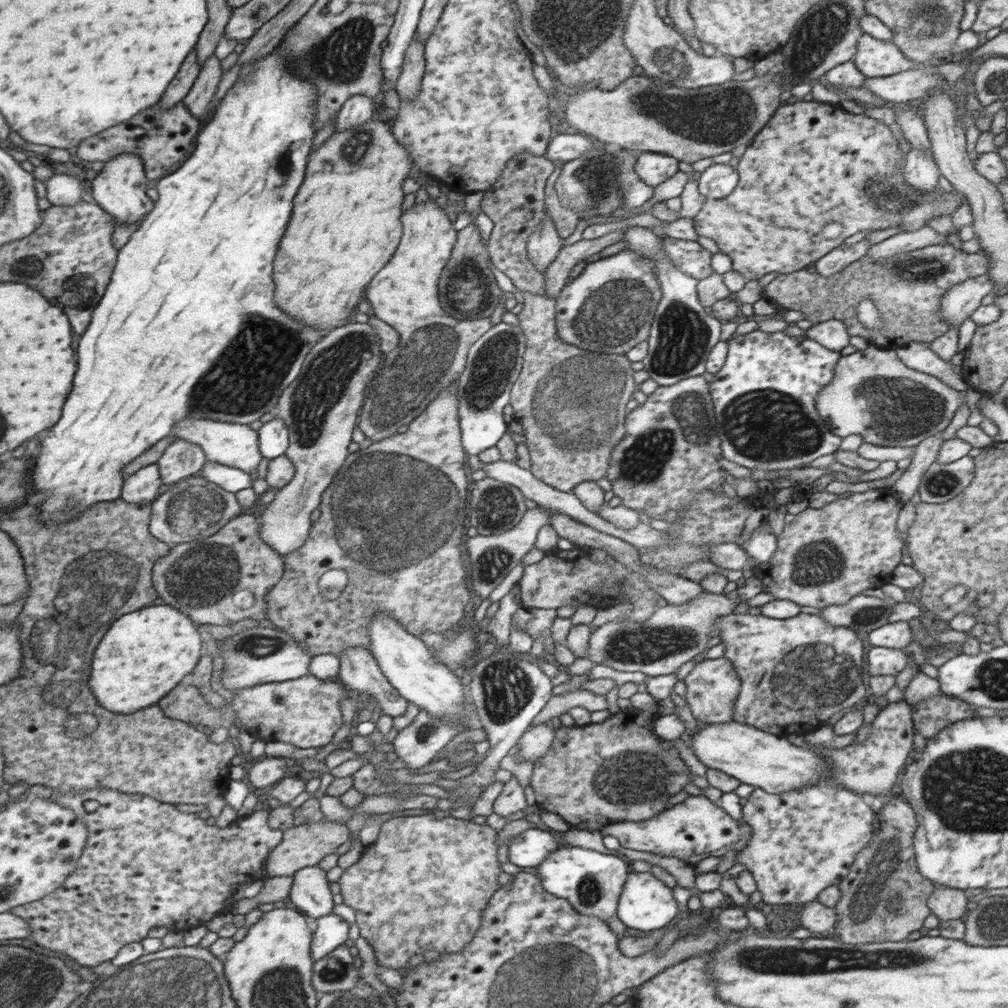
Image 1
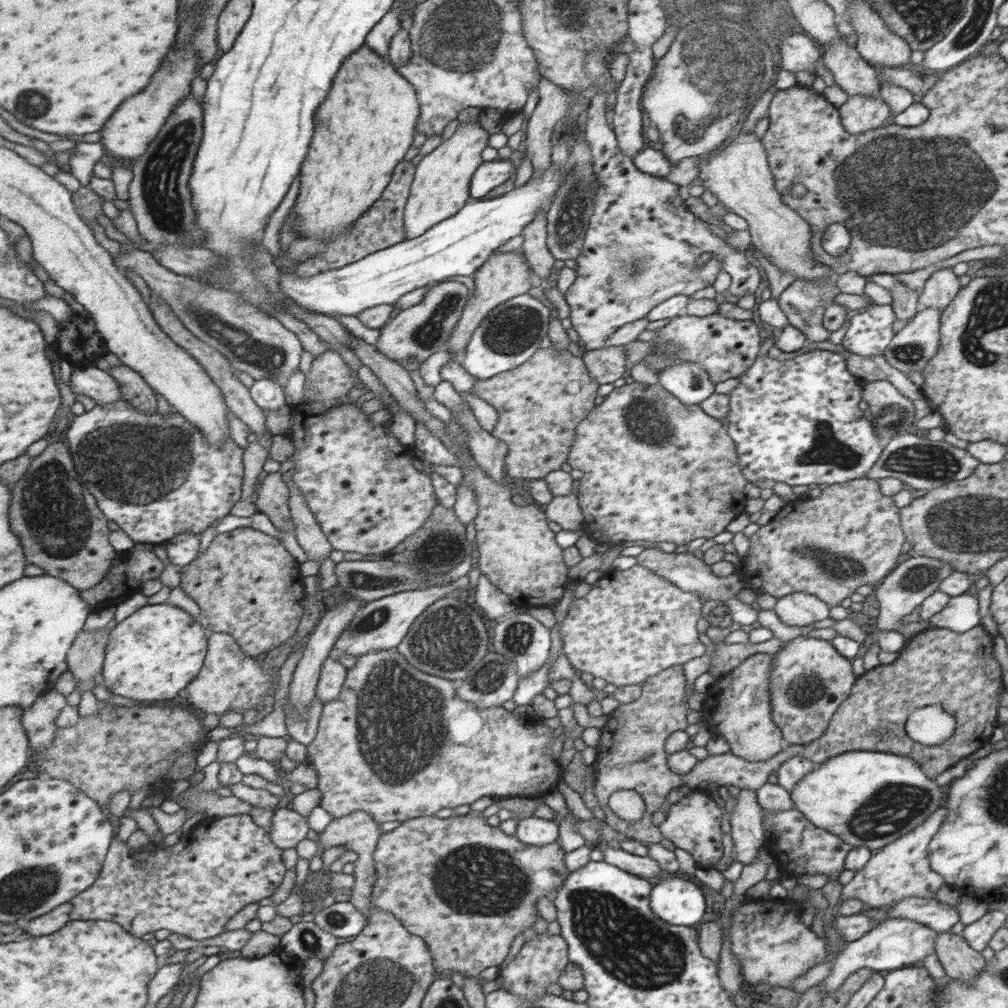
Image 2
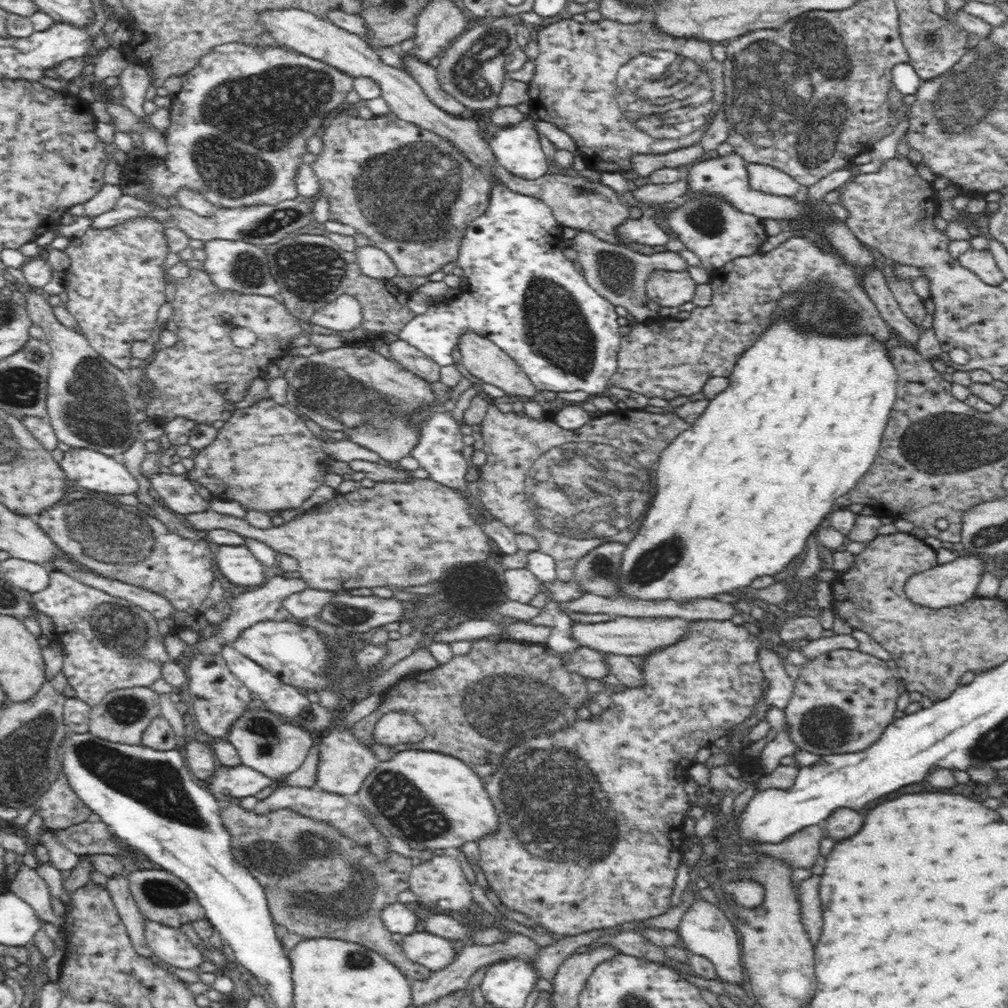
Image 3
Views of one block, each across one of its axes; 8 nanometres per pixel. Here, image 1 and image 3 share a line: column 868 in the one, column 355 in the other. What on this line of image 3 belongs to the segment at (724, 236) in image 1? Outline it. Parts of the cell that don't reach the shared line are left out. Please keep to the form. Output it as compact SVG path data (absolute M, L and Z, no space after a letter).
M340 113L330 120L321 139L324 150L311 164L328 196L332 220L352 226L393 258L399 274L414 280L441 270L444 264L456 261L462 237L474 219L484 214L493 188L491 180L473 162L452 148L452 144L429 130L399 120L393 113L372 119L352 118Z

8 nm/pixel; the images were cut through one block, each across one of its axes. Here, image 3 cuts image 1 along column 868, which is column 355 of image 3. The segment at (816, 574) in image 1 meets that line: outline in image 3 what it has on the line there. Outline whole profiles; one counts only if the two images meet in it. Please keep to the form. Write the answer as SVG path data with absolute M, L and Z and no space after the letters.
M430 478L377 482L370 484L368 488L361 487L349 493L340 493L283 526L268 530L255 528L245 519L213 511L184 515L184 524L199 533L220 528L241 534L242 537L256 539L278 553L296 558L300 578L306 582L308 588L341 593L374 586L428 586L431 583L436 584L436 580L440 580L442 574L456 564L485 561L490 557L490 542L482 527L472 520L472 516L474 512L458 492Z

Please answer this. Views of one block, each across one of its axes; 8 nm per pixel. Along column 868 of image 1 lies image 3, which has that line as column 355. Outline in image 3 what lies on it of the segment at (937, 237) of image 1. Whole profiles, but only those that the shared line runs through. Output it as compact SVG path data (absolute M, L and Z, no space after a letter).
M371 243L354 248L354 255L362 272L375 279L391 279L398 276L399 272L393 258L381 248L372 246Z

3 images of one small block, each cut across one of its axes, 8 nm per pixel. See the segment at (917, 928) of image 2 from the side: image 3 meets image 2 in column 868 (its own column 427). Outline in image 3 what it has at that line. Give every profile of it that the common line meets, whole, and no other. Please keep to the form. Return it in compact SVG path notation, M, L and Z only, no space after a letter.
M427 930L406 935L401 945L410 961L425 966L431 971L446 968L455 961L458 954L454 941Z

